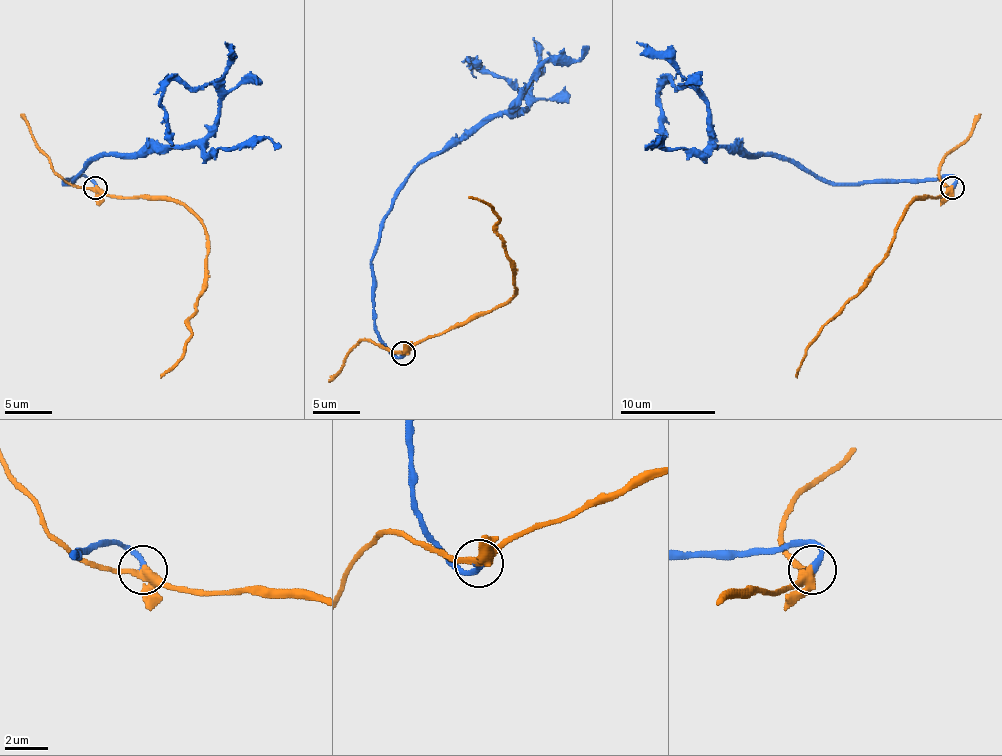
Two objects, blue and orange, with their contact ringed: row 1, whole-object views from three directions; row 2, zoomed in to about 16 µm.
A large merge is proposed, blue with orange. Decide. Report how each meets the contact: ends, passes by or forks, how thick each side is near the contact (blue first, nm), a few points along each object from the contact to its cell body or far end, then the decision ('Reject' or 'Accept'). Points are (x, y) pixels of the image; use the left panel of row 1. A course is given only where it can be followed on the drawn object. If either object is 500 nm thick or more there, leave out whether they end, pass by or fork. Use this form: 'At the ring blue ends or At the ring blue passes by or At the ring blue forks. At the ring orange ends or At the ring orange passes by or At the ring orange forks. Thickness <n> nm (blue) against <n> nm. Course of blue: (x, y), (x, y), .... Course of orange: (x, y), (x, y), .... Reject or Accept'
At the ring blue ends. At the ring orange forks. Thickness 300 nm (blue) against 360 nm. Course of blue: (95, 188), (88, 176), (64, 183), (104, 155), (199, 141), (218, 112), (211, 84), (166, 84), (173, 145). Course of orange: (95, 188), (121, 198), (175, 200), (204, 228), (206, 288), (190, 316), (187, 345), (180, 359), (161, 378). Accept

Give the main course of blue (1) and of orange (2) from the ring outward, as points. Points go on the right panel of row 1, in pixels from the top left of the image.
1: (953, 188), (953, 176), (820, 181), (787, 160), (730, 153), (713, 141), (708, 100), (668, 79), (661, 145)
2: (953, 188), (936, 198), (915, 200), (896, 228), (889, 255), (863, 288), (832, 316), (810, 345), (796, 378)

